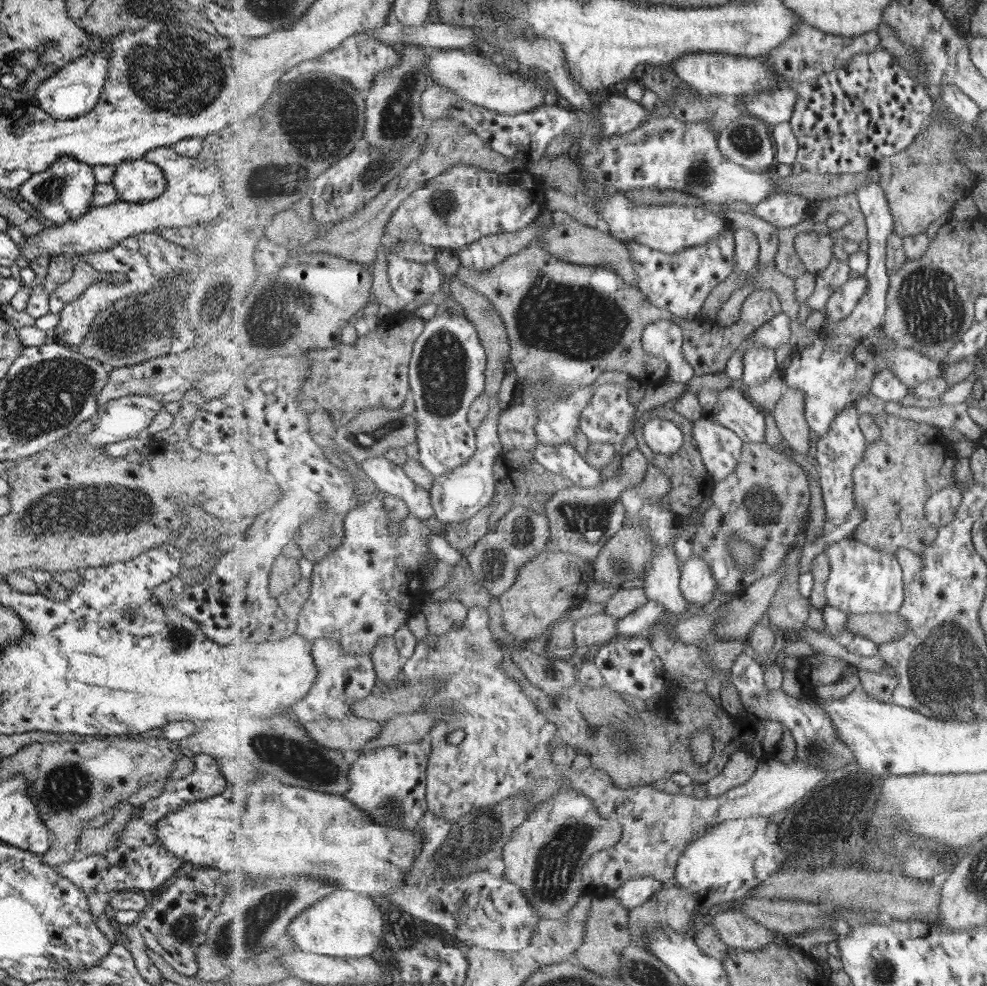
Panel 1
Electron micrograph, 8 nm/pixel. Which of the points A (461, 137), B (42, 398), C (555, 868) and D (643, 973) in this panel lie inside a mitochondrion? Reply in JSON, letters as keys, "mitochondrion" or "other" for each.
{"A":"other","B":"mitochondrion","C":"mitochondrion","D":"mitochondrion"}

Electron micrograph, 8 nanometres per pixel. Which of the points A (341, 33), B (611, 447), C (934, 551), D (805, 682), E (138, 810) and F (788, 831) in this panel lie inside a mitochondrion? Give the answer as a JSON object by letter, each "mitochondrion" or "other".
{"A":"other","B":"other","C":"other","D":"other","E":"other","F":"other"}

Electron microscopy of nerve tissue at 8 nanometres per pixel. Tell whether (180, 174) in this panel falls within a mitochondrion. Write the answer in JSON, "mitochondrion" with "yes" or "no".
{"mitochondrion":"no"}

